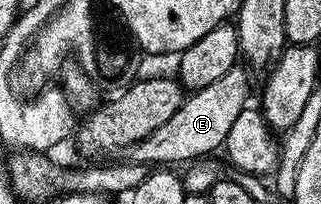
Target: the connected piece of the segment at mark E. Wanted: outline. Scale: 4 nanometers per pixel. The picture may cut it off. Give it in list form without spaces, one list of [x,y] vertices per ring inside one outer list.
[[[237,64],[230,68],[230,72],[226,72],[226,76],[218,76],[214,84],[206,84],[206,88],[191,91],[178,112],[166,120],[166,124],[154,128],[150,136],[128,147],[127,157],[131,161],[145,162],[151,166],[172,166],[176,164],[174,162],[192,164],[197,159],[215,155],[215,150],[219,151],[225,145],[238,114],[249,105],[247,73],[249,71],[243,65]]]

